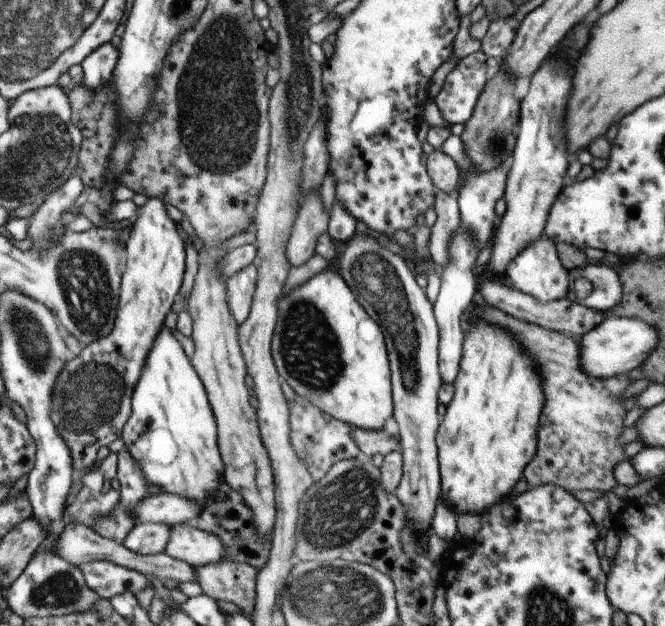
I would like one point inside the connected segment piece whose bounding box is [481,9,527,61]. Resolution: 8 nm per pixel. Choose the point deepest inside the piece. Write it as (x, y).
(501, 33)

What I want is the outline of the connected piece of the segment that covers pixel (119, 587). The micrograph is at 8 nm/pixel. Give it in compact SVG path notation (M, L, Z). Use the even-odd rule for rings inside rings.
M86 562L80 570L88 588L94 590L102 599L111 599L122 592L138 594L144 592L144 588L152 587L144 574L122 568L112 562Z

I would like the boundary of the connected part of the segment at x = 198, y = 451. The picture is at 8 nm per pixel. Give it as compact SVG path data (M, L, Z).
M163 328L156 339L147 368L136 387L136 400L131 400L131 404L136 404L136 412L132 412L132 420L127 420L128 428L124 428L125 450L139 461L150 484L158 486L162 493L178 494L188 500L196 500L204 512L204 508L212 504L212 496L216 496L225 481L226 465L219 448L218 422L210 400L206 400L198 370L194 364L190 364L180 342L168 328Z

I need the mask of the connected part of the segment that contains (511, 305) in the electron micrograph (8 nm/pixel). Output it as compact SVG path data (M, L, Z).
M490 278L486 280L478 291L478 301L487 305L494 306L494 308L500 308L502 312L518 318L518 320L526 320L526 322L534 322L534 324L540 324L544 328L552 328L556 332L568 332L569 336L579 338L586 332L590 332L597 324L600 324L605 318L602 316L602 311L592 310L586 308L581 304L576 304L571 300L554 300L554 302L548 302L548 304L542 304L538 302L536 298L524 294L524 292L518 292L516 288L508 288L504 286L502 282L498 282L496 278Z

